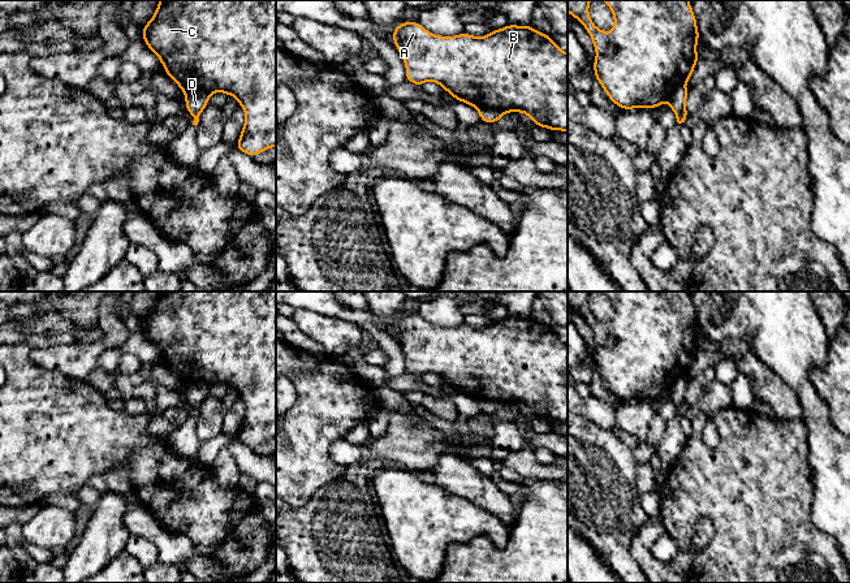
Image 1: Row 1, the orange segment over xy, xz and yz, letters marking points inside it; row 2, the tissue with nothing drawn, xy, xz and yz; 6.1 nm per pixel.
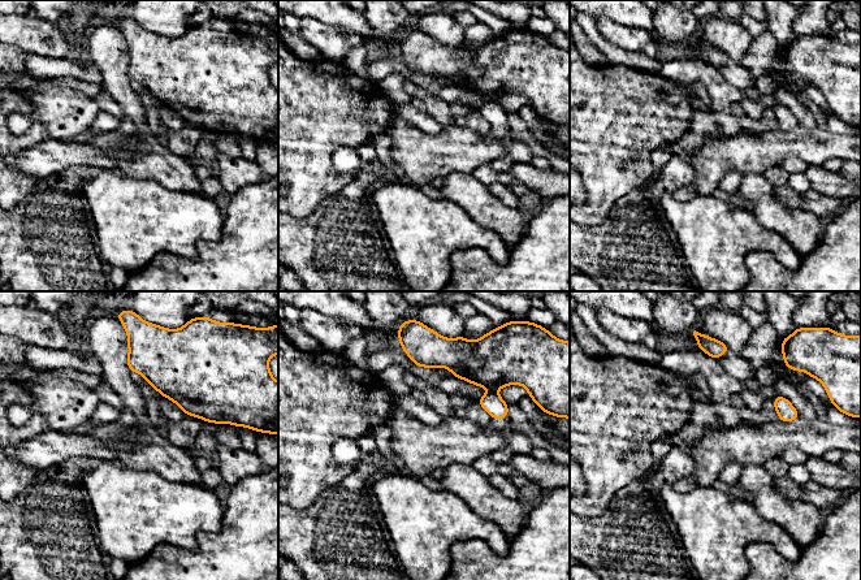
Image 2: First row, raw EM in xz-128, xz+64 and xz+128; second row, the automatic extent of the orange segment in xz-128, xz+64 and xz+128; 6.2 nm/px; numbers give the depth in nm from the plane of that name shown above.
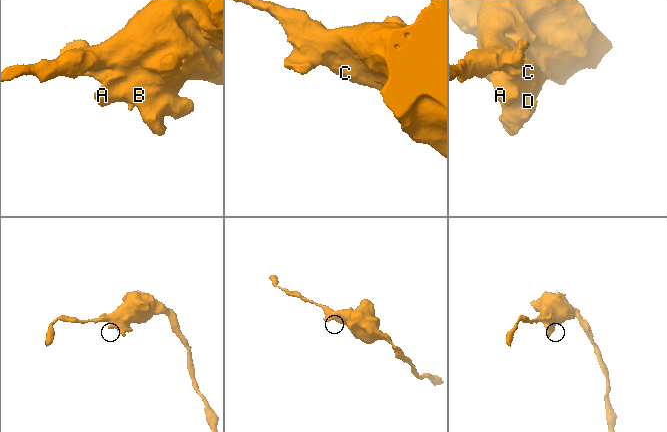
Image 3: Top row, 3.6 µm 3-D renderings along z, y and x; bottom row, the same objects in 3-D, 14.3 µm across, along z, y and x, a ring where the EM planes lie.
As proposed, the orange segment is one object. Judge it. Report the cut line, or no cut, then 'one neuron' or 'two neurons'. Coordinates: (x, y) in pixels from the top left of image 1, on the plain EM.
cut xz (478, 400), (497, 400), (505, 404); two neurons

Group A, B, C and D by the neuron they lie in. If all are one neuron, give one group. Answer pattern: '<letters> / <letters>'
A B C / D

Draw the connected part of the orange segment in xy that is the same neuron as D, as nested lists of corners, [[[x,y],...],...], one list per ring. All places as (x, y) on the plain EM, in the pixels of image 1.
[[[189,383],[185,385],[185,401],[194,409],[193,416],[198,416],[202,402],[208,397],[210,385],[202,383]]]

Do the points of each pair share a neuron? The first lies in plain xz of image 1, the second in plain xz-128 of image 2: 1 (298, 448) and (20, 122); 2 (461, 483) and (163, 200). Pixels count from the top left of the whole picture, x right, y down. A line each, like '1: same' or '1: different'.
1: different
2: different

